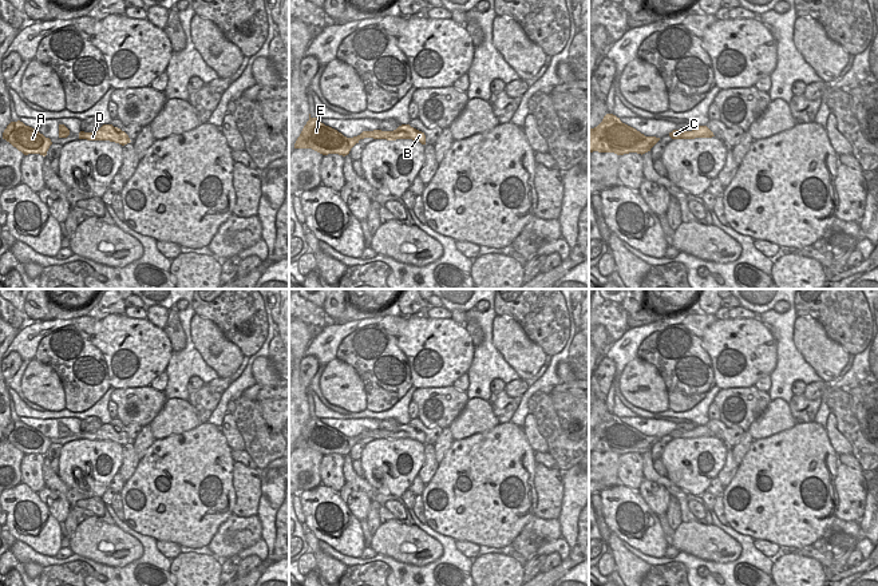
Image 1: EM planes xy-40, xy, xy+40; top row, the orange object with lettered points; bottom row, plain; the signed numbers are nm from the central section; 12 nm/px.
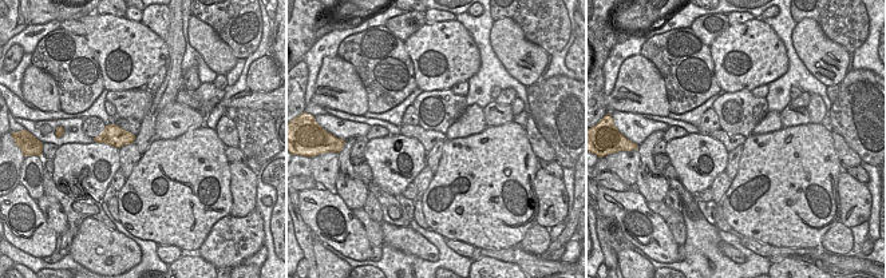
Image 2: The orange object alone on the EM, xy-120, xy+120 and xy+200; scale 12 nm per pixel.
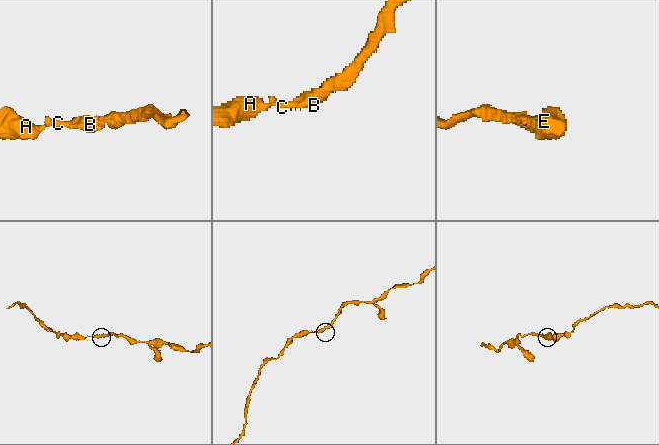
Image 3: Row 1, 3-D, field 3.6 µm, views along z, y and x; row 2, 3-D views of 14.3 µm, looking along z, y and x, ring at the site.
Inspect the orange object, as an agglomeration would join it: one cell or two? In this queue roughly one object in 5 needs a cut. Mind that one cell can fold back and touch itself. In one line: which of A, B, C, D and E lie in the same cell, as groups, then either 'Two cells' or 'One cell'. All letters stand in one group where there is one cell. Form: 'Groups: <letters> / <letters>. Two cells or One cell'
Groups: A B C D E. One cell

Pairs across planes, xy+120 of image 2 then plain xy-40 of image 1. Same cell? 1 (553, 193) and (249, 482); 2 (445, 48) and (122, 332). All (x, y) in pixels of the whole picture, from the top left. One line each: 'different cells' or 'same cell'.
1: same cell
2: same cell

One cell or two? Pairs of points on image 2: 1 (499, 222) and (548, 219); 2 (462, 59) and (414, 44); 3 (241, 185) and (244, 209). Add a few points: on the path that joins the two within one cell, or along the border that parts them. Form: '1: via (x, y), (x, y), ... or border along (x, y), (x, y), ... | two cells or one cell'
1: border along (534, 190), (537, 222) | two cells
2: via (450, 56), (439, 50), (426, 47) | one cell
3: via (244, 190), (244, 203) | one cell

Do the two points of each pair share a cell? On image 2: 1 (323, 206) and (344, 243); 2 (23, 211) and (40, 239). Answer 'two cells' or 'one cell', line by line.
1: one cell
2: one cell

